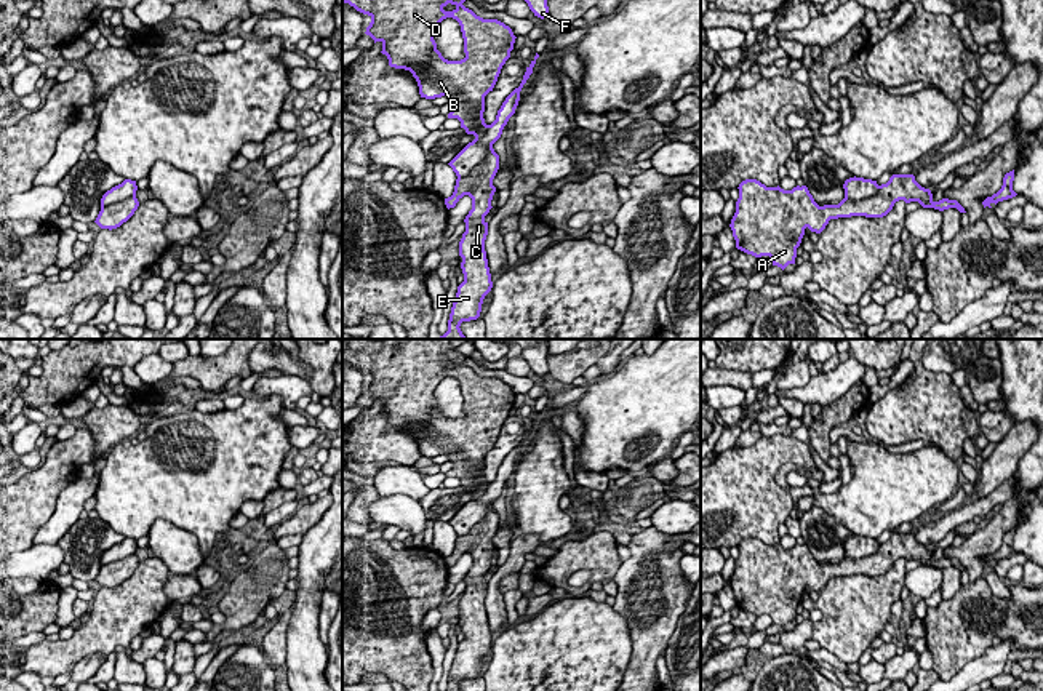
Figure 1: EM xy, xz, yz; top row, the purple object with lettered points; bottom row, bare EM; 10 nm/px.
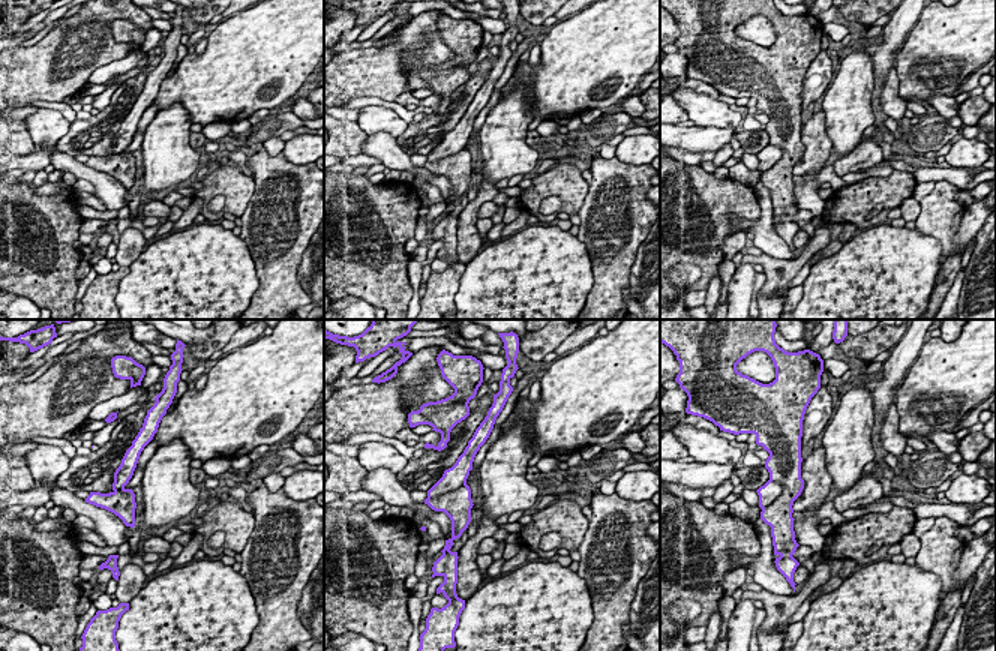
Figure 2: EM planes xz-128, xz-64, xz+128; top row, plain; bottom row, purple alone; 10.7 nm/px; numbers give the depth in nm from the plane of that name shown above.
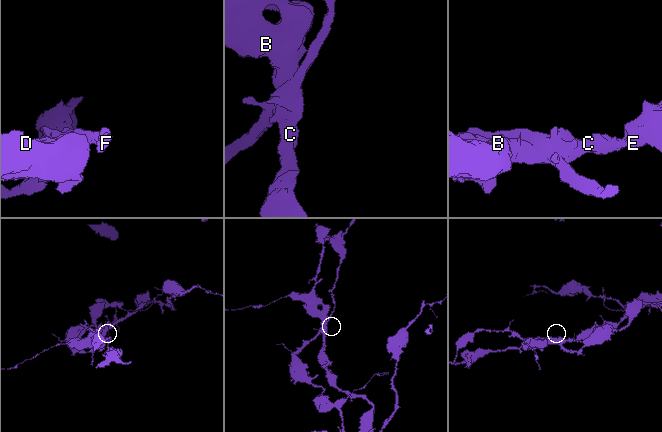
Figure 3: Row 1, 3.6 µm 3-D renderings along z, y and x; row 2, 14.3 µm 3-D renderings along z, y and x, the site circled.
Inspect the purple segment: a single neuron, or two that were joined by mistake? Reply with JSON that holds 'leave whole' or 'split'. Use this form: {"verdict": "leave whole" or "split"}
{"verdict": "leave whole"}

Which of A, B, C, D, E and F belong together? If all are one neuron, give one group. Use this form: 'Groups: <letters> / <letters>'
Groups: A B C D E F

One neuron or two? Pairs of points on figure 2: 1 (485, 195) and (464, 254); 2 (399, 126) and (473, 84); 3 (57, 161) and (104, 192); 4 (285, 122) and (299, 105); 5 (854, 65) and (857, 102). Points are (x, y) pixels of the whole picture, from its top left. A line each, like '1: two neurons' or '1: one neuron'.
1: one neuron
2: two neurons
3: one neuron
4: two neurons
5: one neuron

